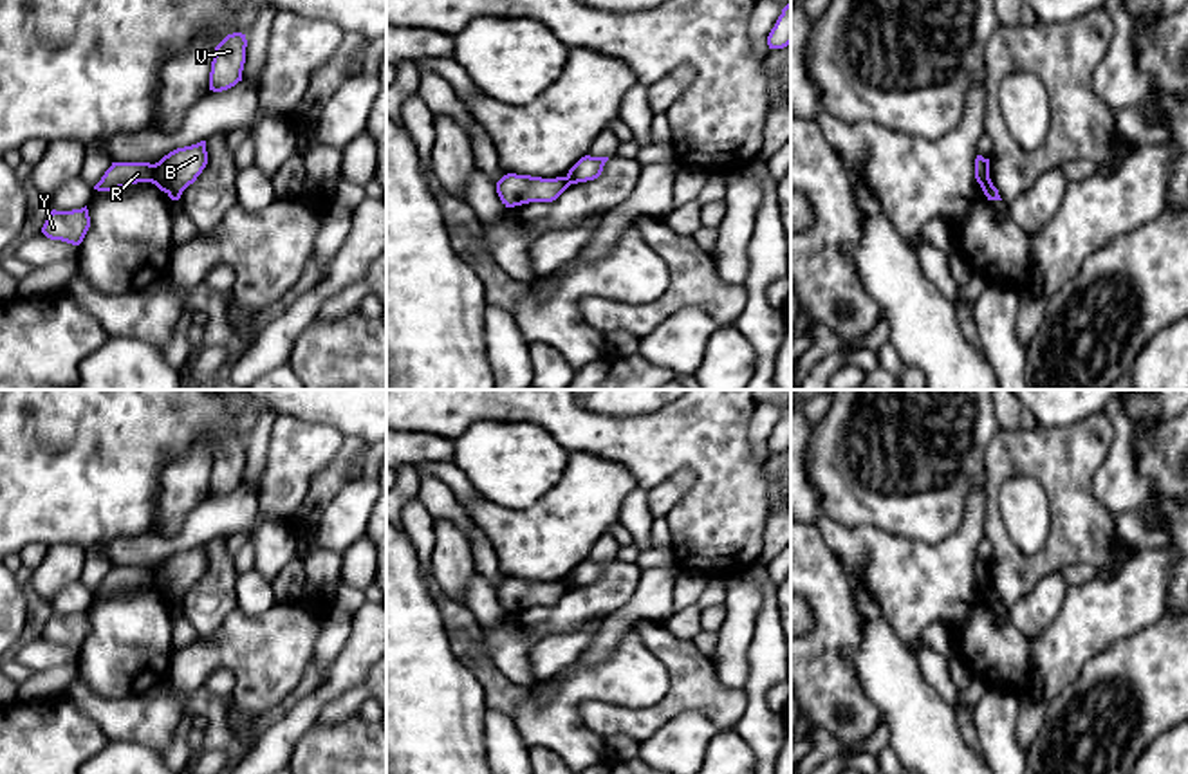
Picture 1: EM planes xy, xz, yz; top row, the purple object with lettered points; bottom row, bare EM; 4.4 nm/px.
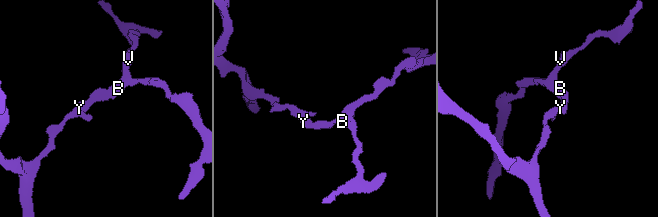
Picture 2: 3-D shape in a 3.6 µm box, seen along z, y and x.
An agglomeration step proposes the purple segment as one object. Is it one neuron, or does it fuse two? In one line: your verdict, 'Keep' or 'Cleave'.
Cleave

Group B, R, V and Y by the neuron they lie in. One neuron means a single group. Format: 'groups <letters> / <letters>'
groups B V / R Y

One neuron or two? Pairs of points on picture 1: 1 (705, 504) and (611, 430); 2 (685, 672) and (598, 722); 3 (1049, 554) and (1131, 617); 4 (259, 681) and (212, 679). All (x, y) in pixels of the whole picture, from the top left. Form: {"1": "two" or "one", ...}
{"1": "one", "2": "one", "3": "two", "4": "two"}

